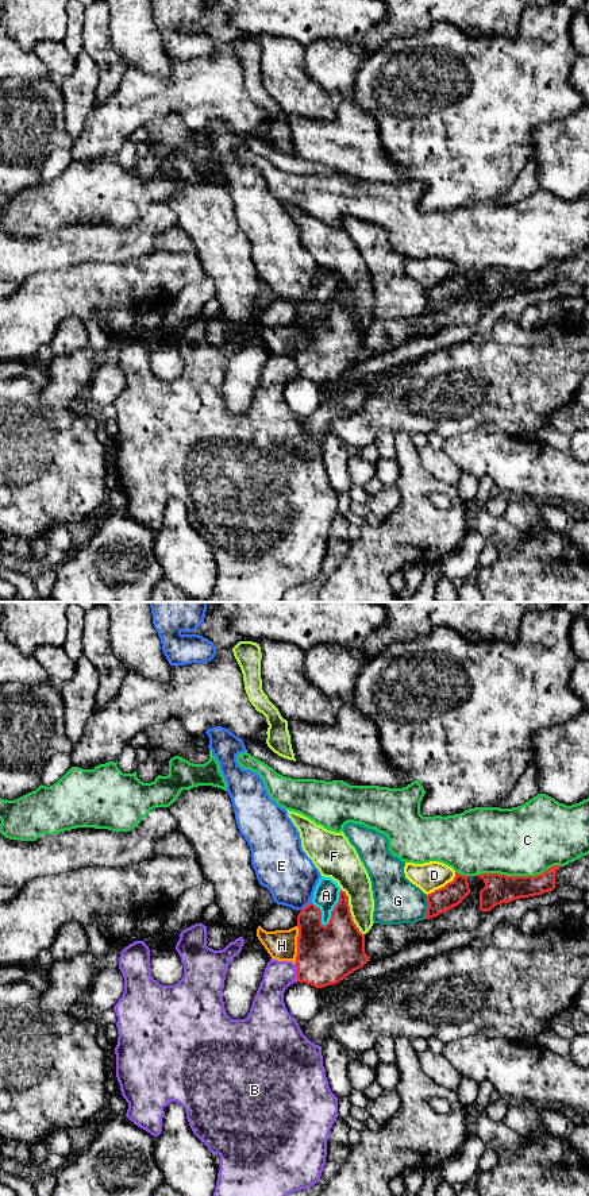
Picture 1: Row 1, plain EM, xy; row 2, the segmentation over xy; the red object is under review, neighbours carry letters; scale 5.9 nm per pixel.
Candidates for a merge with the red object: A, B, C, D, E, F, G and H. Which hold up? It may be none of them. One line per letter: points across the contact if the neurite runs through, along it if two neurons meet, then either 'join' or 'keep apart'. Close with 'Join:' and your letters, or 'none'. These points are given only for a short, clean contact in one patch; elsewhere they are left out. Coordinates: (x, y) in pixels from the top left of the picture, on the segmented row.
A: keep apart
B: keep apart
C: keep apart
D: keep apart
E: border along xy (311, 902), (301, 910); keep apart
F: border along xy (341, 888), (347, 896), (351, 919), (364, 934); keep apart
G: keep apart
H: runs through xy (326, 955), (311, 945), (297, 945), (281, 945); join
Join: H

